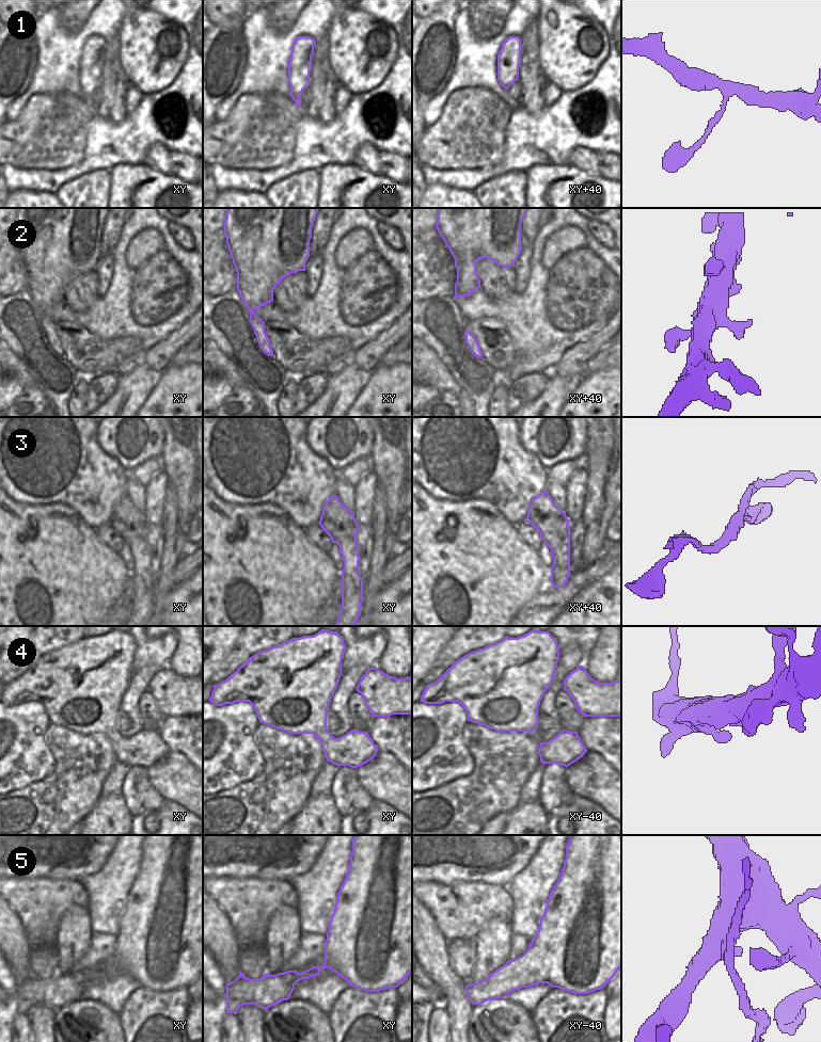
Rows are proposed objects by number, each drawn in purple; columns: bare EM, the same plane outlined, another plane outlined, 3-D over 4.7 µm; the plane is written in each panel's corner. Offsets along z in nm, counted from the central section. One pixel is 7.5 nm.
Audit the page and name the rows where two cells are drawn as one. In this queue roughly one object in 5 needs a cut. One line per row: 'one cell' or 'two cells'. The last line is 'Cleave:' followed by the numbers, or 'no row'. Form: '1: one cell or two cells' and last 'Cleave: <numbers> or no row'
1: one cell
2: one cell
3: two cells
4: one cell
5: two cells
Cleave: 3, 5

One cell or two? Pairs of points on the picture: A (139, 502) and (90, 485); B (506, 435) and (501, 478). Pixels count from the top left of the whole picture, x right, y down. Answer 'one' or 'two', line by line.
A: two
B: one

